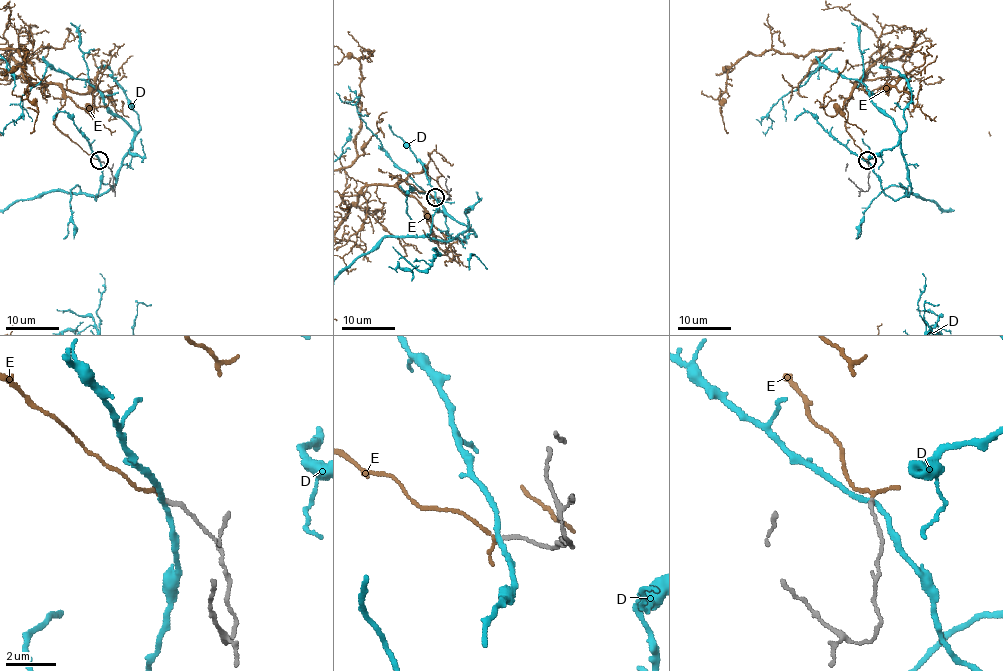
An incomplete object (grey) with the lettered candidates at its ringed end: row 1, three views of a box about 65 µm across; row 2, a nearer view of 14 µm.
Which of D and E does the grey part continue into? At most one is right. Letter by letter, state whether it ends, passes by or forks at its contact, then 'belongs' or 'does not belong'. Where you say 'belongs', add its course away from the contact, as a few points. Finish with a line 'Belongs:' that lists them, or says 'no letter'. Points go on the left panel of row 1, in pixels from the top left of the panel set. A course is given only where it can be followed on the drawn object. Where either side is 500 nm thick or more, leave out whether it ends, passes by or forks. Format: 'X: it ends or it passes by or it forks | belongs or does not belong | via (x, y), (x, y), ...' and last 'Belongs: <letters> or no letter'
D: it passes by | does not belong
E: it passes by | belongs
Belongs: E

